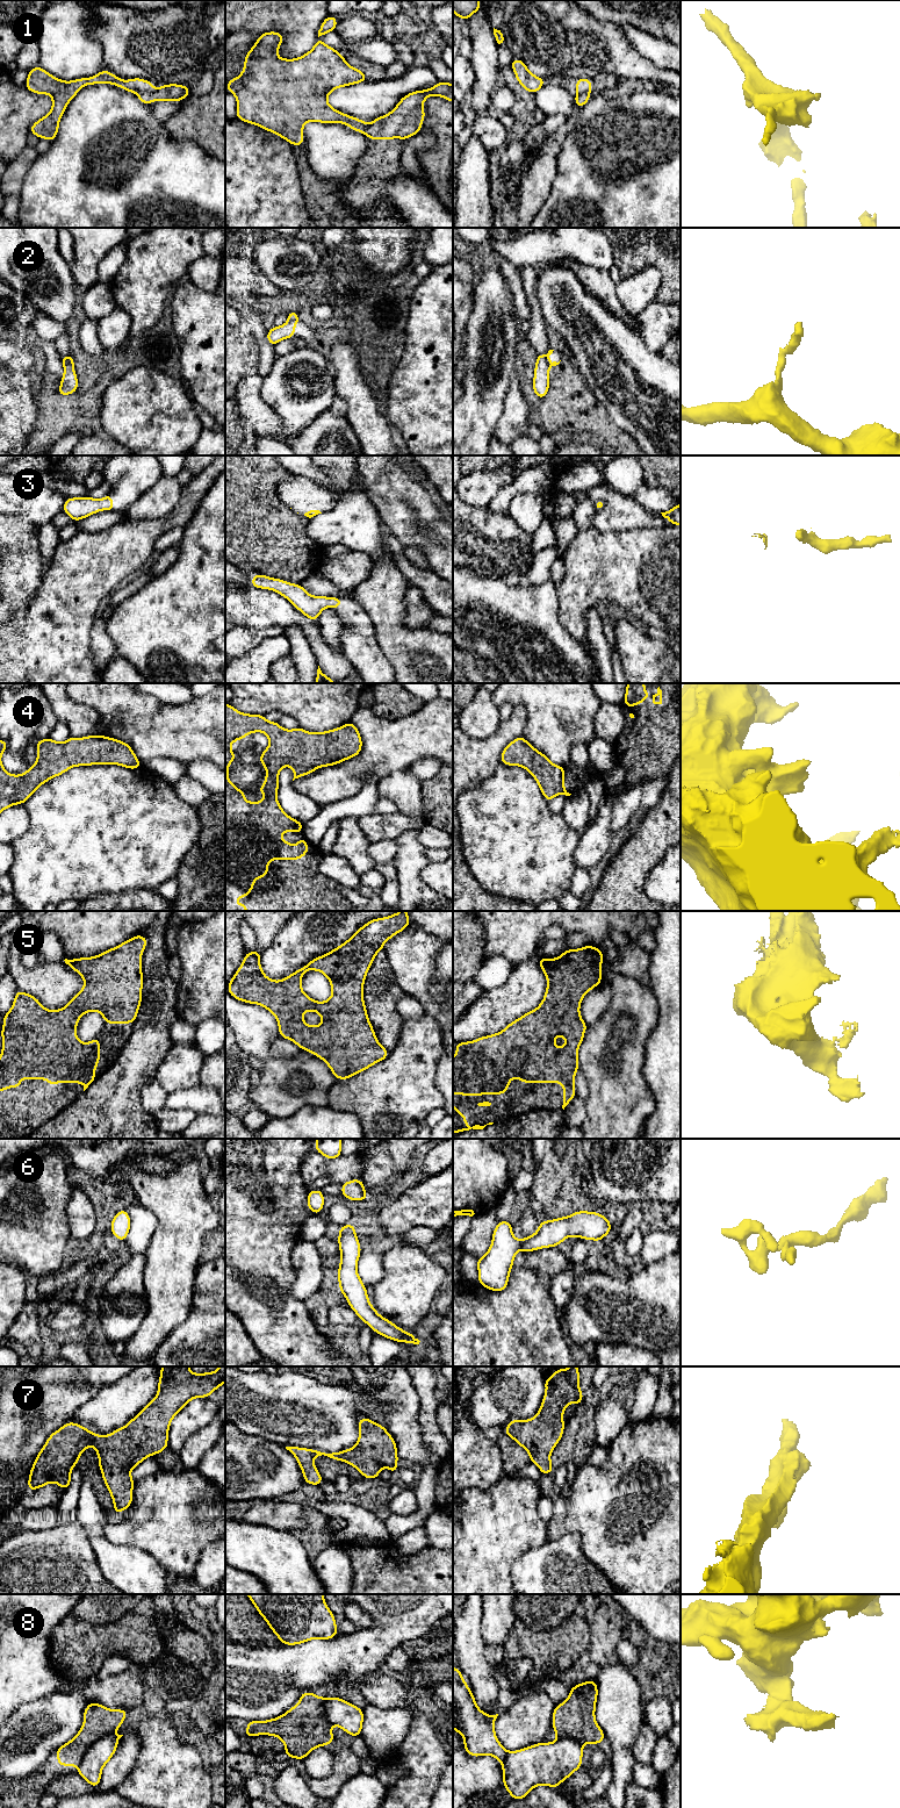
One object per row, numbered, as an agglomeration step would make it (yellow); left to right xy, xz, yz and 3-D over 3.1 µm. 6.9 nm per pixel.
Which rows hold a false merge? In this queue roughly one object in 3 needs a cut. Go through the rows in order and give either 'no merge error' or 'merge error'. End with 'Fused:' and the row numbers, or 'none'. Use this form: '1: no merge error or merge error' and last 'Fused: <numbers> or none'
1: merge error
2: merge error
3: no merge error
4: no merge error
5: no merge error
6: no merge error
7: no merge error
8: merge error
Fused: 1, 2, 8

